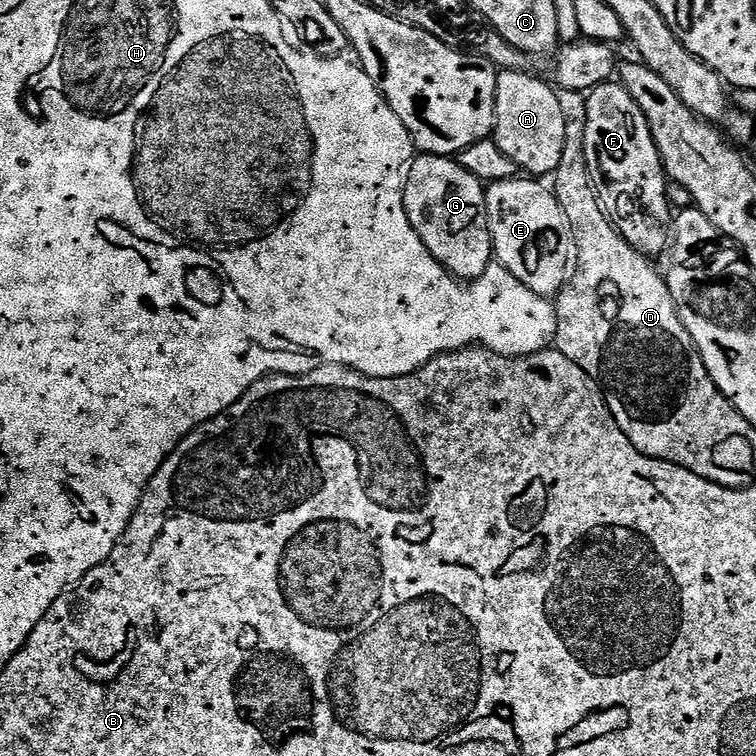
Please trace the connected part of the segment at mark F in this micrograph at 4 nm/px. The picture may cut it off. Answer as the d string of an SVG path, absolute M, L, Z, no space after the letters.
M619 82L600 84L587 93L588 113L584 116L584 153L591 172L592 182L599 194L600 204L603 205L608 219L628 241L637 246L643 245L644 223L656 212L669 211L667 198L669 179L660 160L660 151L652 137L650 126L634 98Z

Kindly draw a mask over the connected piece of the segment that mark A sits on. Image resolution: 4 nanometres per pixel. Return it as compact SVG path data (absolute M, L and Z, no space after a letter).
M504 70L496 78L496 126L494 139L498 150L510 158L517 169L526 171L536 178L551 177L556 167L562 162L562 150L566 146L566 134L570 127L570 121L564 117L564 108L556 97L557 89L551 83L539 80L531 76L528 70Z

